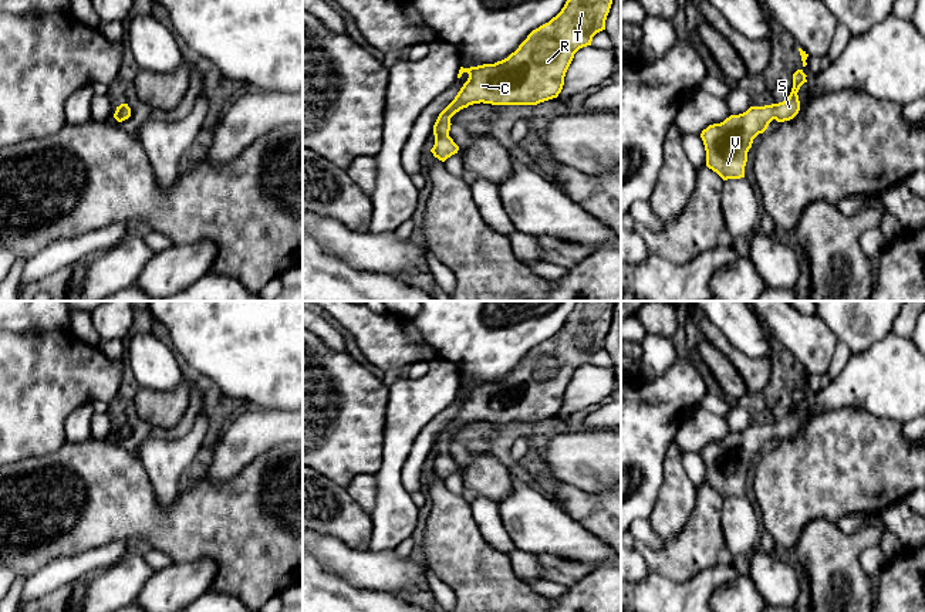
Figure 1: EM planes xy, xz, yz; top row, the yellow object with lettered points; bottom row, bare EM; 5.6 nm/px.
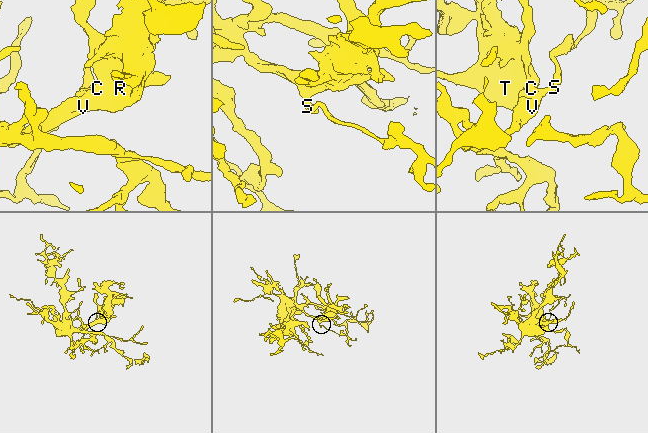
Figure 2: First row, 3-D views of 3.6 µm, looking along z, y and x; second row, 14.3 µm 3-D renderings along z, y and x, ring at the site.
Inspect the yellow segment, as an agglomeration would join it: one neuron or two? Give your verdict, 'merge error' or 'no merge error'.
no merge error

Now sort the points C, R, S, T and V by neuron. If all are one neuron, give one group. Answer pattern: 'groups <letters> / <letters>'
groups C R S T V

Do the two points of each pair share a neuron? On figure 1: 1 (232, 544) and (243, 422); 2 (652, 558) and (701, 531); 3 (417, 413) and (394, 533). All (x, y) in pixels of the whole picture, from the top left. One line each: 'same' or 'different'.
1: different
2: same
3: same

